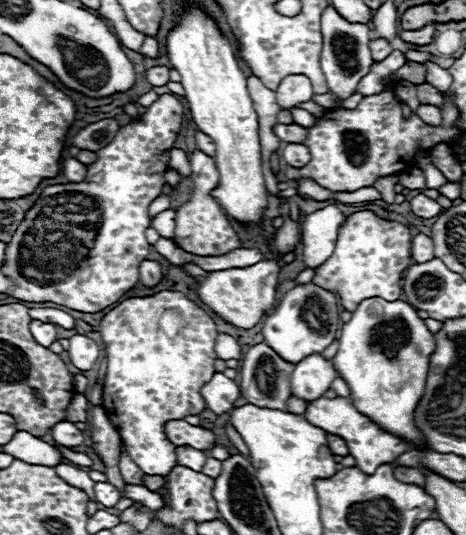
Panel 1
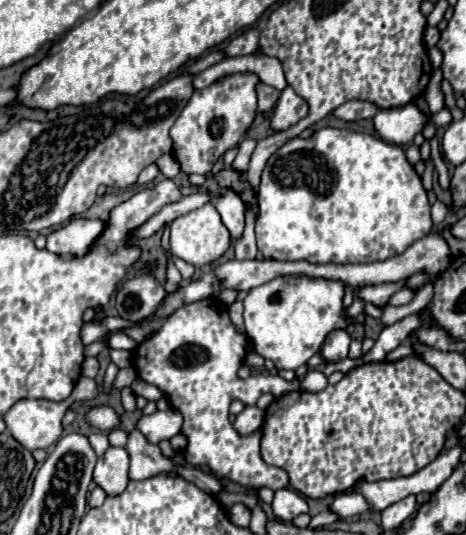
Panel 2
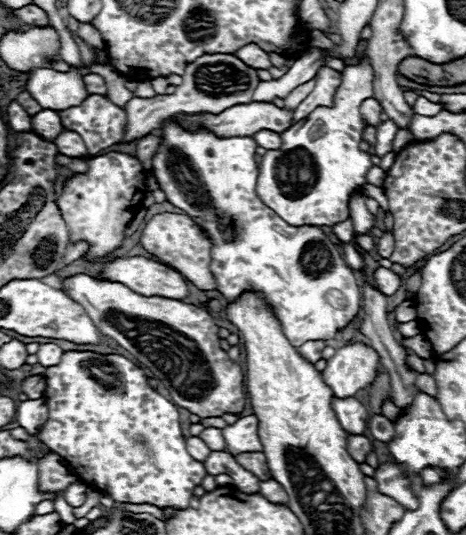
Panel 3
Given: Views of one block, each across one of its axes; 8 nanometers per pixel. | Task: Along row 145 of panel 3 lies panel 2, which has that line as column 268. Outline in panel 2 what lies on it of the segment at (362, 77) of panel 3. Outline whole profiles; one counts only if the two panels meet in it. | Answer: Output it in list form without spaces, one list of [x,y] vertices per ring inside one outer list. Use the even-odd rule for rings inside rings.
[[[280,276],[258,288],[252,288],[244,298],[244,326],[254,350],[272,360],[278,370],[296,370],[314,356],[326,334],[336,328],[346,328],[355,320],[342,314],[344,284],[308,276]]]

